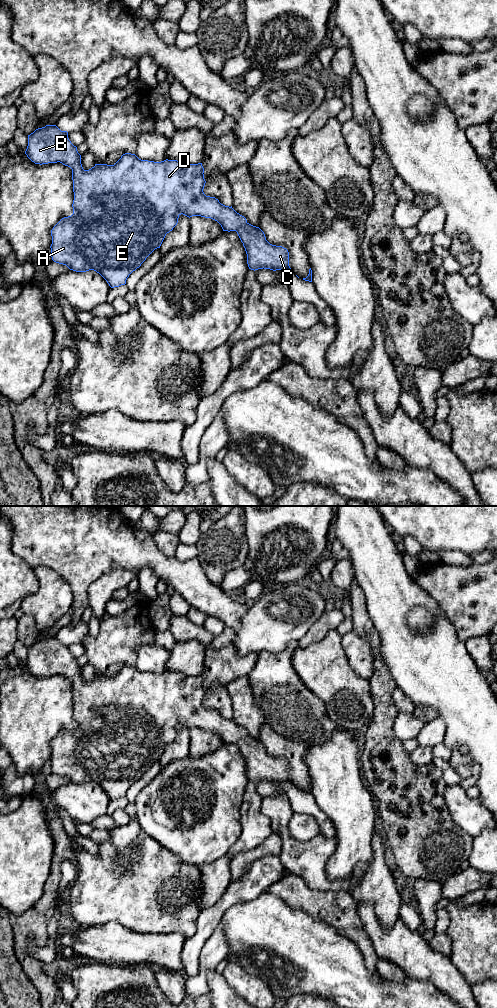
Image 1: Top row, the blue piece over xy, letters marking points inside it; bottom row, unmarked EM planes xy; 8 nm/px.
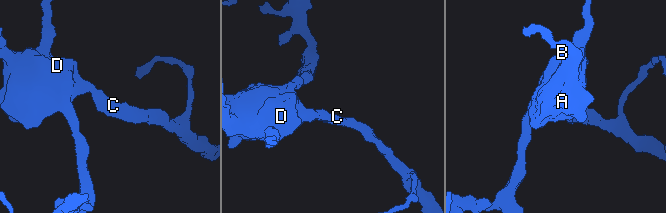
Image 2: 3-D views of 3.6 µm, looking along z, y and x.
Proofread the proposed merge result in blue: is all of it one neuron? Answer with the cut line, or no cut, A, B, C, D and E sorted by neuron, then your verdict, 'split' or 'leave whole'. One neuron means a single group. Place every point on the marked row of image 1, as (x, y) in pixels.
cut none; groups A B C D E; leave whole

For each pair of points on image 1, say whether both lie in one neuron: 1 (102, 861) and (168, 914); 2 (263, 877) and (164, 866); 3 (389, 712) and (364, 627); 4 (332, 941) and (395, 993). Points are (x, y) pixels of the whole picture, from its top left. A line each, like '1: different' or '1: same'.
1: same
2: different
3: same
4: same

